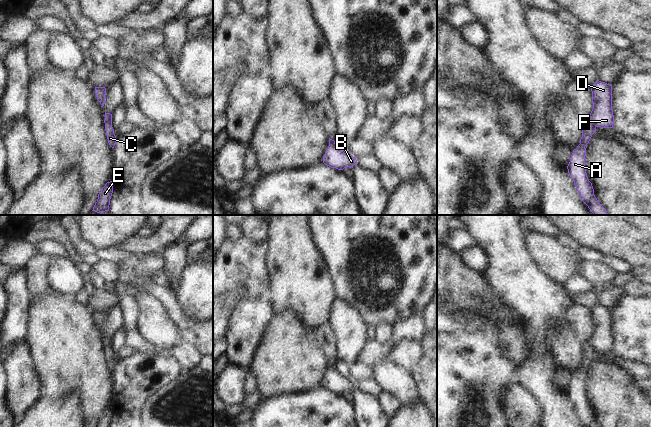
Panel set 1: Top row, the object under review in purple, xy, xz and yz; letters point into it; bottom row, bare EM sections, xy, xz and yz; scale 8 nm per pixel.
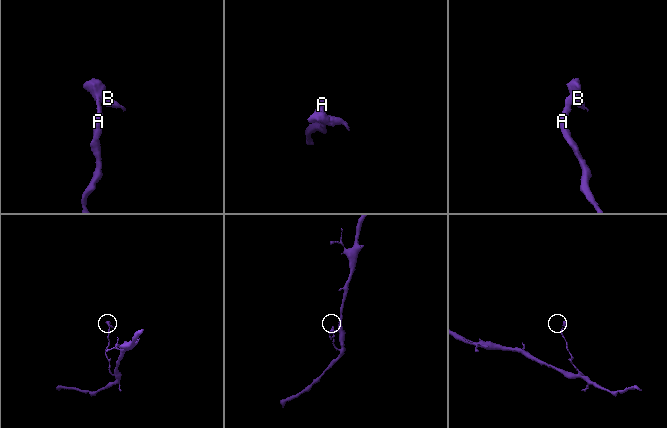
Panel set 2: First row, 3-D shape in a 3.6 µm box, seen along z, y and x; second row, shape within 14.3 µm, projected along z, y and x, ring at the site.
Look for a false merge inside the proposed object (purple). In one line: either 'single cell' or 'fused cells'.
single cell

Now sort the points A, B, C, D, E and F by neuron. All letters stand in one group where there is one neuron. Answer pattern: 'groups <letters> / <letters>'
groups A B C D E F

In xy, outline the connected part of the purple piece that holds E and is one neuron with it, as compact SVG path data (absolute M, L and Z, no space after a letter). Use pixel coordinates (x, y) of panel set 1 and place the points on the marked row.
M113 181L107 182L98 194L97 202L95 203L93 210L97 213L109 211L110 199L113 193Z

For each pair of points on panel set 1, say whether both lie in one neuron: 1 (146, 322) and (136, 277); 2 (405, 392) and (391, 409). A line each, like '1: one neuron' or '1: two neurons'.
1: one neuron
2: two neurons

